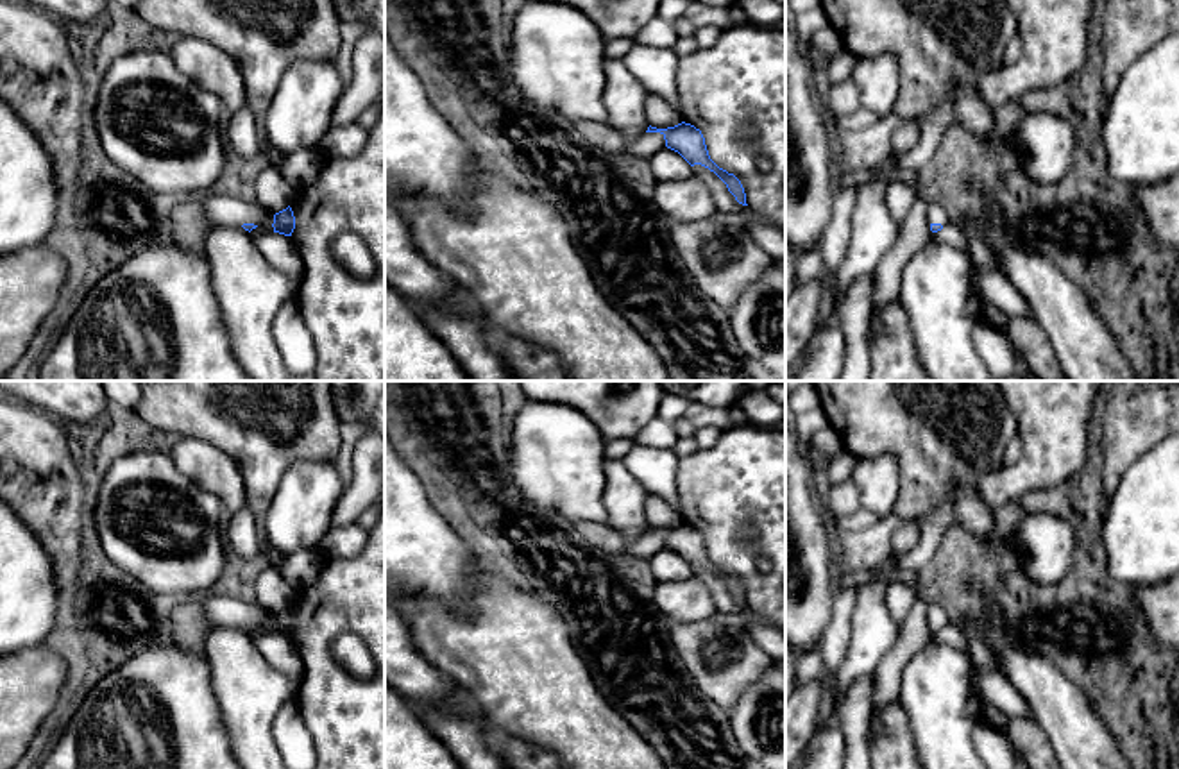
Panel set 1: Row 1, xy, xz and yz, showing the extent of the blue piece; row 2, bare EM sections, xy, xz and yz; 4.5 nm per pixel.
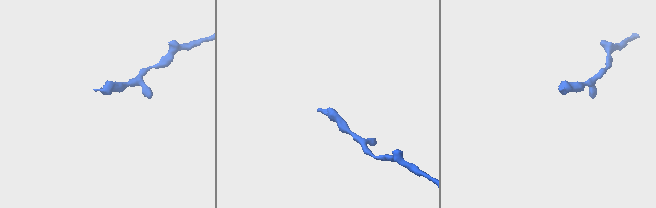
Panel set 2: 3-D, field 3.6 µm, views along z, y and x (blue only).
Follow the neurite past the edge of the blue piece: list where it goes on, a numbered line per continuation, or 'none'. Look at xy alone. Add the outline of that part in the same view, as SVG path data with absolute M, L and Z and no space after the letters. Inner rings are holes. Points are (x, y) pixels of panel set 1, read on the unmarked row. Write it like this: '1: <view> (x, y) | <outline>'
1: xy (219, 610) | M211 596L204 599L200 604L206 612L206 619L215 626L243 626L243 624L259 626L263 622L274 624L274 615L265 612L256 603Z

